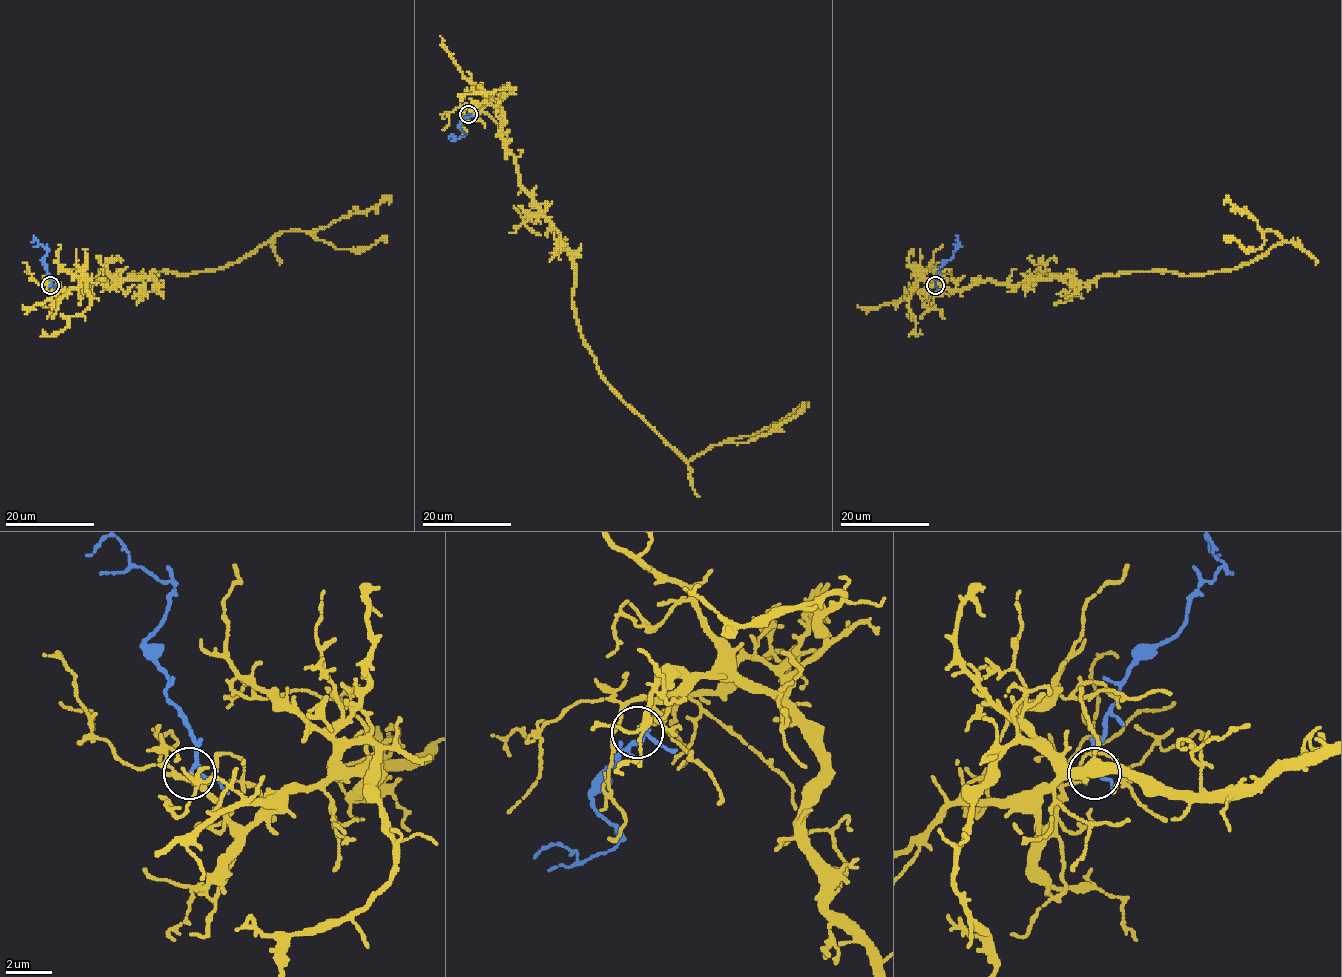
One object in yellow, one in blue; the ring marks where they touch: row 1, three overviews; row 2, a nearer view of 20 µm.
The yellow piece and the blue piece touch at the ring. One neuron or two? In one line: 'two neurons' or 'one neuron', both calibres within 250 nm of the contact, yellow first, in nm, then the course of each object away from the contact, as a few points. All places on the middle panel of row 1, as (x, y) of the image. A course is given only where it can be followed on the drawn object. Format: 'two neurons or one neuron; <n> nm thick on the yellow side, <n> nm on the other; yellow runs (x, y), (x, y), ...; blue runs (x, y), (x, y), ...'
two neurons; 140 nm thick on the yellow side, 120 nm on the other; yellow runs (468, 113), (486, 103), (503, 118), (518, 185), (571, 254), (574, 317), (603, 380), (685, 459), (806, 402); blue runs (468, 113), (459, 127), (465, 134), (457, 139), (454, 136), (448, 138)

